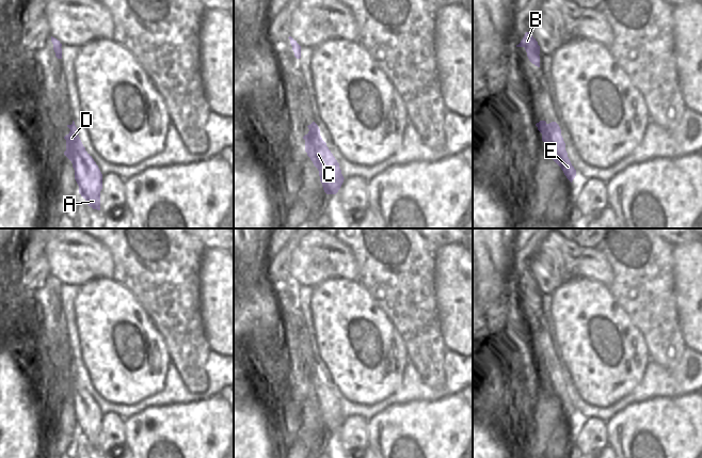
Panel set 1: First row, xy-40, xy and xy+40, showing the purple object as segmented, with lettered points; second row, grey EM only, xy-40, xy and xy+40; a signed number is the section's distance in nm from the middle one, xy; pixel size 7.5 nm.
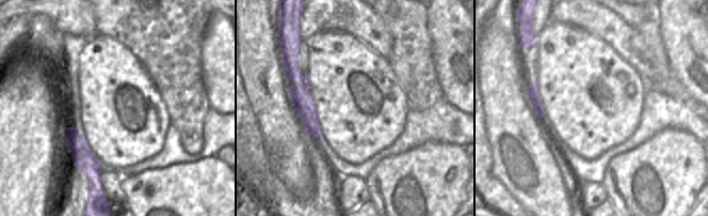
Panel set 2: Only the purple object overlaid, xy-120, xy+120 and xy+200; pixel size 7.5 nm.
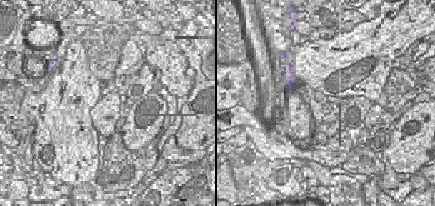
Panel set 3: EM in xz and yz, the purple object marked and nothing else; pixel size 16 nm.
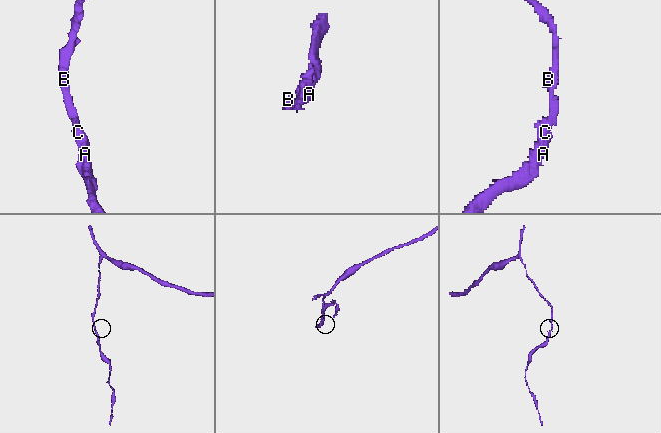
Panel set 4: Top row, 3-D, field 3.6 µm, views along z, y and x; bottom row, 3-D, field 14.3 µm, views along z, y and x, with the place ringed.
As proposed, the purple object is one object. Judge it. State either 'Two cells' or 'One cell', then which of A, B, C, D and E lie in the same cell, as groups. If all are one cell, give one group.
One cell. Groups: A B C D E.

